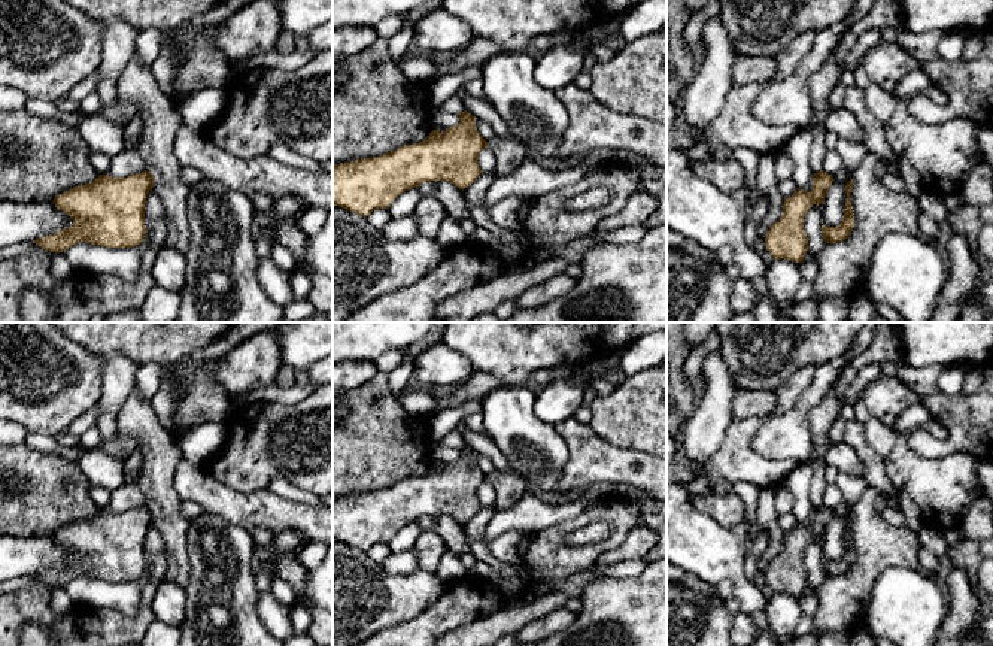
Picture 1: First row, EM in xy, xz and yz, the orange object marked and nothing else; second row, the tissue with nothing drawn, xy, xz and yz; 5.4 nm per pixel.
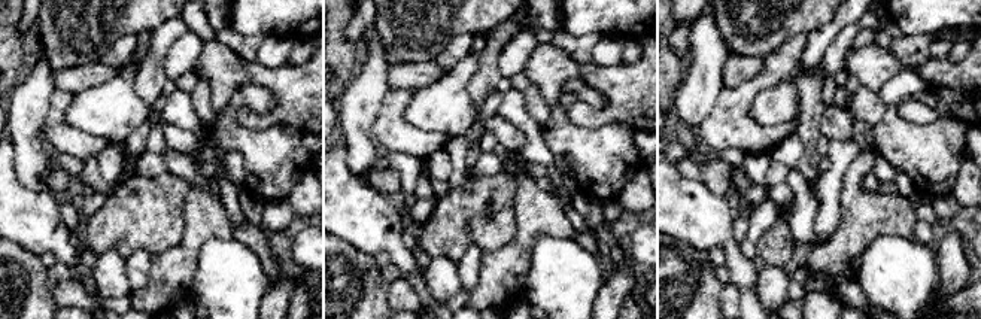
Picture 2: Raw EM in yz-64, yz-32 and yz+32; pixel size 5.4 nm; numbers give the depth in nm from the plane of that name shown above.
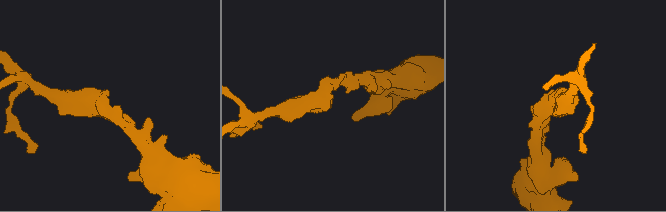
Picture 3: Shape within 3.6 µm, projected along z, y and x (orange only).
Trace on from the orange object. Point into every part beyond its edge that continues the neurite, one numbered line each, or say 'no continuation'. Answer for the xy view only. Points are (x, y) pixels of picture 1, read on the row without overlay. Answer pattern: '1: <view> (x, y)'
1: xy (161, 455)

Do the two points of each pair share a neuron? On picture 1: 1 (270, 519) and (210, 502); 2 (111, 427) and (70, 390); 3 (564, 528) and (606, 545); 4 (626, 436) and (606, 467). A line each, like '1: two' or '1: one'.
1: one
2: two
3: one
4: two

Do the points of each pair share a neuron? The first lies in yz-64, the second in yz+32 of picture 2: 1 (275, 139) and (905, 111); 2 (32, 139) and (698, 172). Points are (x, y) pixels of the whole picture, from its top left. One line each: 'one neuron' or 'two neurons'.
1: two neurons
2: two neurons

